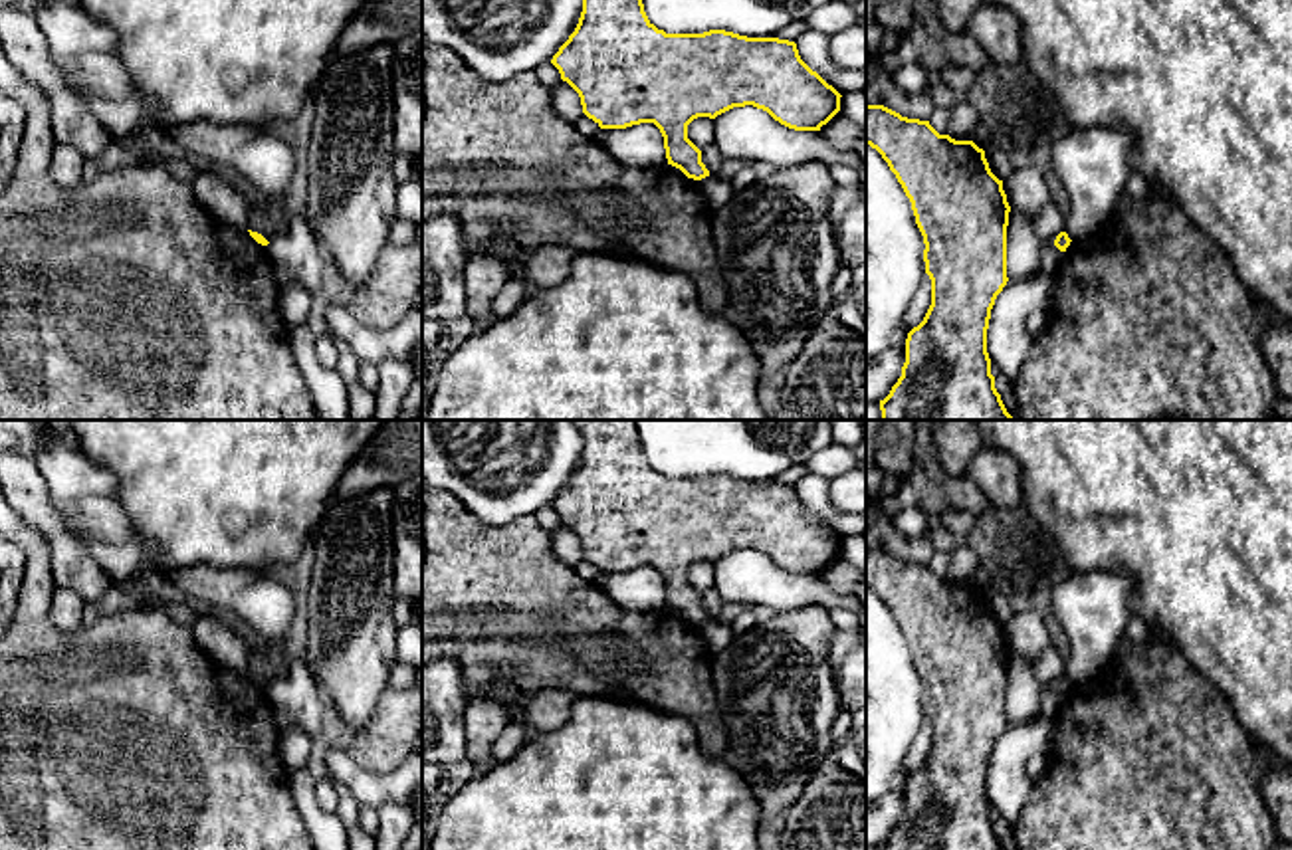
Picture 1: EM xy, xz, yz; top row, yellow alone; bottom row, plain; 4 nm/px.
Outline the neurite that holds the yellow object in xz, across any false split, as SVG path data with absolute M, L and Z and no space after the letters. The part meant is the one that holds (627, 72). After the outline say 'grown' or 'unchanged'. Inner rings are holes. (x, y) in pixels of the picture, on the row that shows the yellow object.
M583 0L577 28L551 63L600 129L654 123L664 137L668 164L694 180L709 176L701 151L688 139L694 119L715 119L733 107L753 105L789 129L820 131L840 111L842 97L801 59L795 42L725 30L666 34L648 20L642 0Z; unchanged

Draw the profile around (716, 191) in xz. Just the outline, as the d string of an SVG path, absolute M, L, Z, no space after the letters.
M715 174L696 180L696 184L700 192L703 194L711 212L723 206L727 198L733 194L731 182Z

